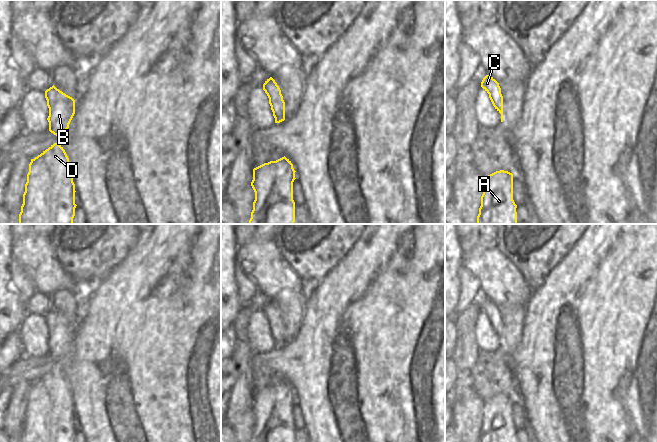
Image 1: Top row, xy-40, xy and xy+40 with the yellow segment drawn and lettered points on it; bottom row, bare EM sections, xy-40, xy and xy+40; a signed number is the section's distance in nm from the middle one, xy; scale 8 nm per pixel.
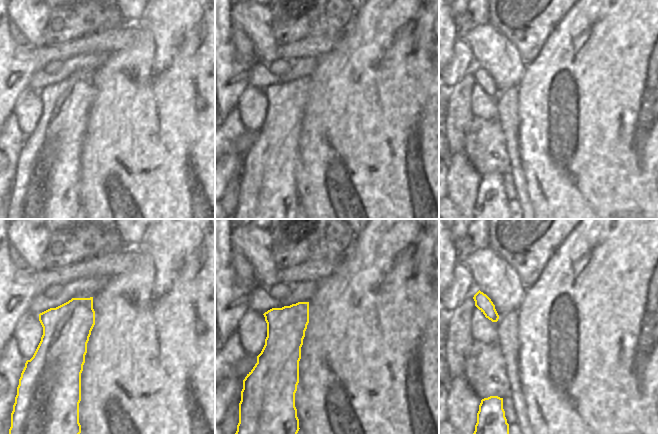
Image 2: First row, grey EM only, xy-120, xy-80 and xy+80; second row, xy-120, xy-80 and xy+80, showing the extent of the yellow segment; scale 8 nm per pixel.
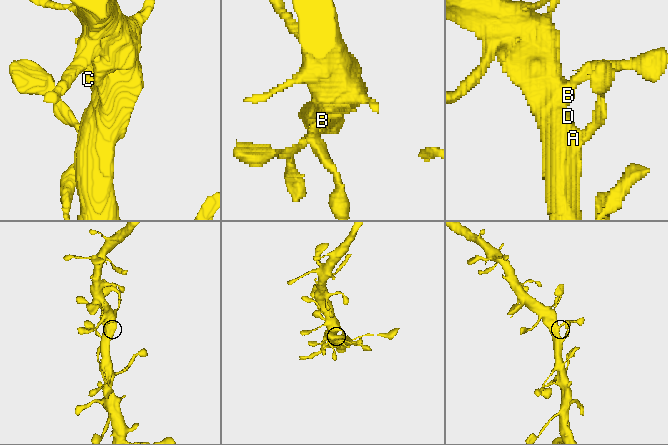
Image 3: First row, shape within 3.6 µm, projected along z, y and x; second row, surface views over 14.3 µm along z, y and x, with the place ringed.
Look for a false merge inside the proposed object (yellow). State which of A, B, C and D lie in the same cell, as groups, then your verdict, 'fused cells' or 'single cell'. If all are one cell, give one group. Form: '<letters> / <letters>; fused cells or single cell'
A B C D; single cell

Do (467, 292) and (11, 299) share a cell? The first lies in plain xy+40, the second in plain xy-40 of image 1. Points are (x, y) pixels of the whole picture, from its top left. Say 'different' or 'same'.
different

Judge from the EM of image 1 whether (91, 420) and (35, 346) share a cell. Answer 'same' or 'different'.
different

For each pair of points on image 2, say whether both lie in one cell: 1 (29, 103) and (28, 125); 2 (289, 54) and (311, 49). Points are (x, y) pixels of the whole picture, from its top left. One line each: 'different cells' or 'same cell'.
1: same cell
2: same cell

